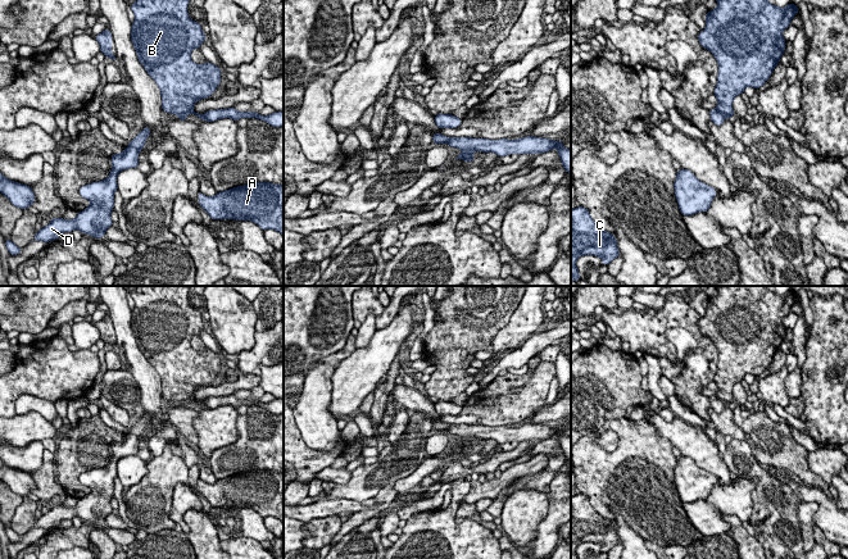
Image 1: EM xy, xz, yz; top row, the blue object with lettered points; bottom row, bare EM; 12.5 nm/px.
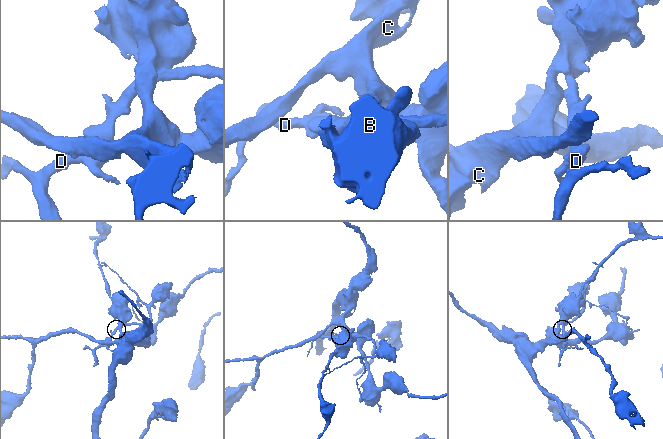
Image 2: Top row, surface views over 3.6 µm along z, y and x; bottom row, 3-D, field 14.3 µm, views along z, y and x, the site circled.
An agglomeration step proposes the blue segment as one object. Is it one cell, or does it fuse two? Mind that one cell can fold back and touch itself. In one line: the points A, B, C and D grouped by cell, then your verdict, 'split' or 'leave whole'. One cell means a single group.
A B C / D | split

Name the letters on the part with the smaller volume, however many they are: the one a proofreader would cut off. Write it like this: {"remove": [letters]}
{"remove": ["D"]}

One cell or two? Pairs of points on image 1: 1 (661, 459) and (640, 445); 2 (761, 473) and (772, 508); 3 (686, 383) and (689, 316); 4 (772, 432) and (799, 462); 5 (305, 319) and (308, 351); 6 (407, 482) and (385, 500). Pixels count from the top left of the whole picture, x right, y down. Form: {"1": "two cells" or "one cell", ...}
{"1": "one cell", "2": "one cell", "3": "one cell", "4": "one cell", "5": "one cell", "6": "two cells"}

